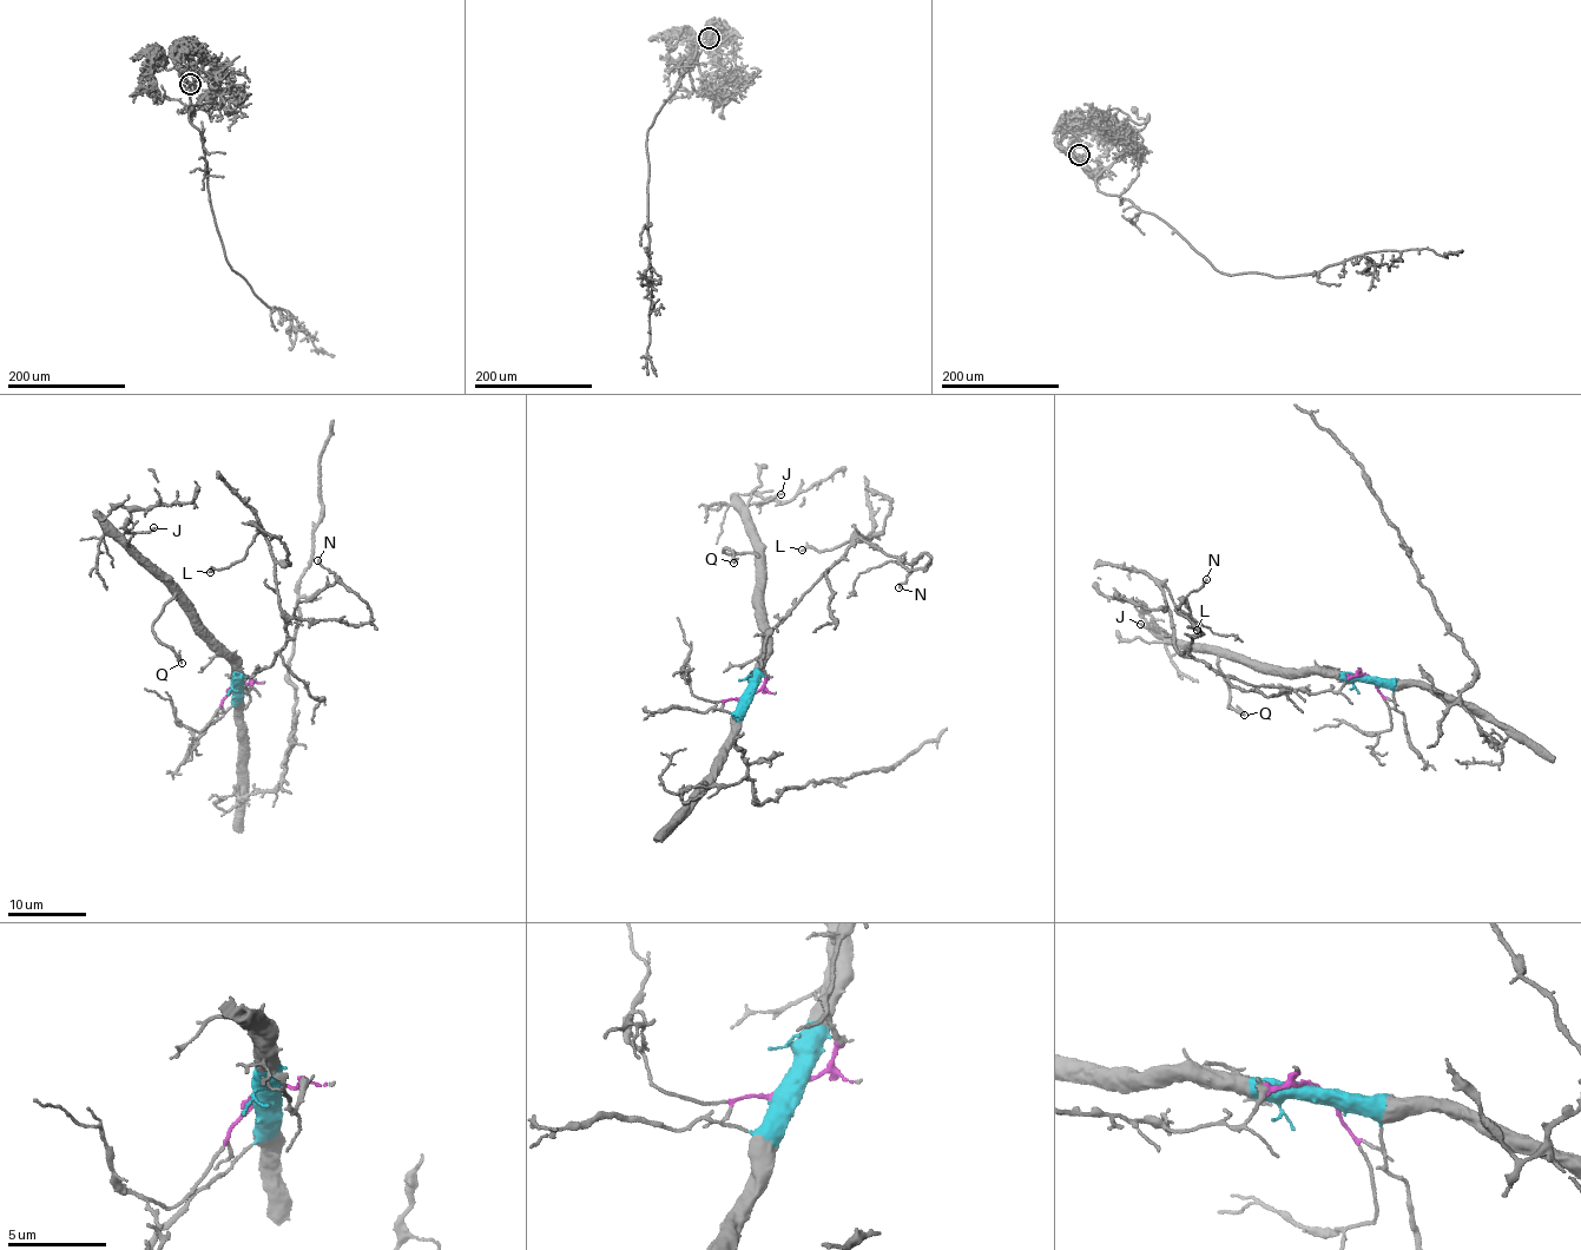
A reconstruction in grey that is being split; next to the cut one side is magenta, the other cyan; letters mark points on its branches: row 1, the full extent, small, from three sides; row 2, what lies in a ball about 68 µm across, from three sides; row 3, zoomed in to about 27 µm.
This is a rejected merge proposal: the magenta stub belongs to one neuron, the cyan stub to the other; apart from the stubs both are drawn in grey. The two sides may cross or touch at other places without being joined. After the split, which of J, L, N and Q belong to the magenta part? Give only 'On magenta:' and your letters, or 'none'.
On magenta: L, N

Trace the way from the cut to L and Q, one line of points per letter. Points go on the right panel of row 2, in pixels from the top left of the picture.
L: (1369, 677), (1348, 679), (1337, 691), (1308, 693), (1250, 685), (1218, 673), (1176, 647), (1163, 586), (1197, 630)
Q: (1369, 677), (1345, 678), (1325, 670), (1271, 673), (1219, 655), (1227, 704), (1244, 716)

